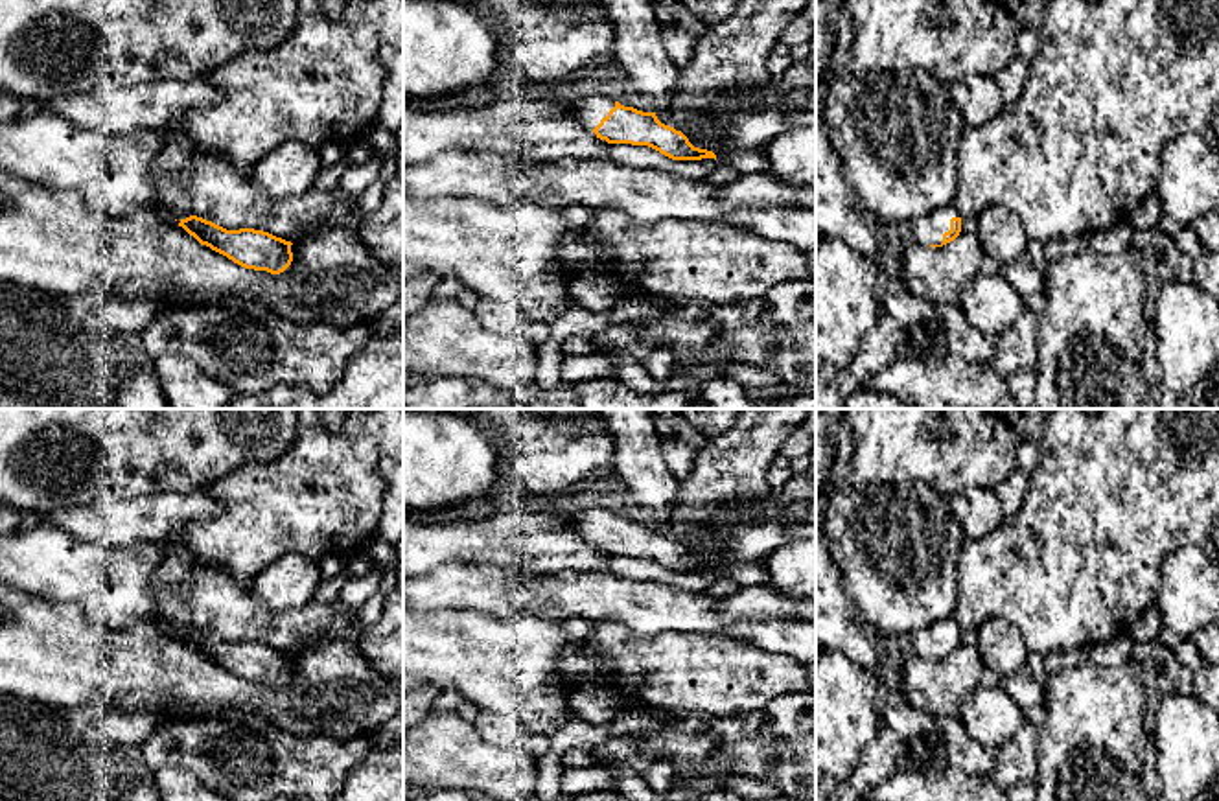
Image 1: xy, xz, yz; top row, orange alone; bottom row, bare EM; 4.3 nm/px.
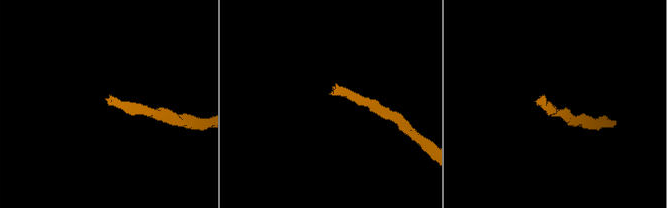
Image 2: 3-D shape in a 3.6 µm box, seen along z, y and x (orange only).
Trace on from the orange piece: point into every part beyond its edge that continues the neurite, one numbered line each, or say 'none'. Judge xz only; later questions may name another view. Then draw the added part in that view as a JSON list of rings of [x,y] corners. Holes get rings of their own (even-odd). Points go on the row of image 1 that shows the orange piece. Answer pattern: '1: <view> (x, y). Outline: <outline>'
1: xz (590, 109). Outline: [[[586,94],[563,101],[571,107],[580,125],[587,131],[593,131],[600,120],[606,118],[608,112],[615,107],[617,99],[600,94]]]

